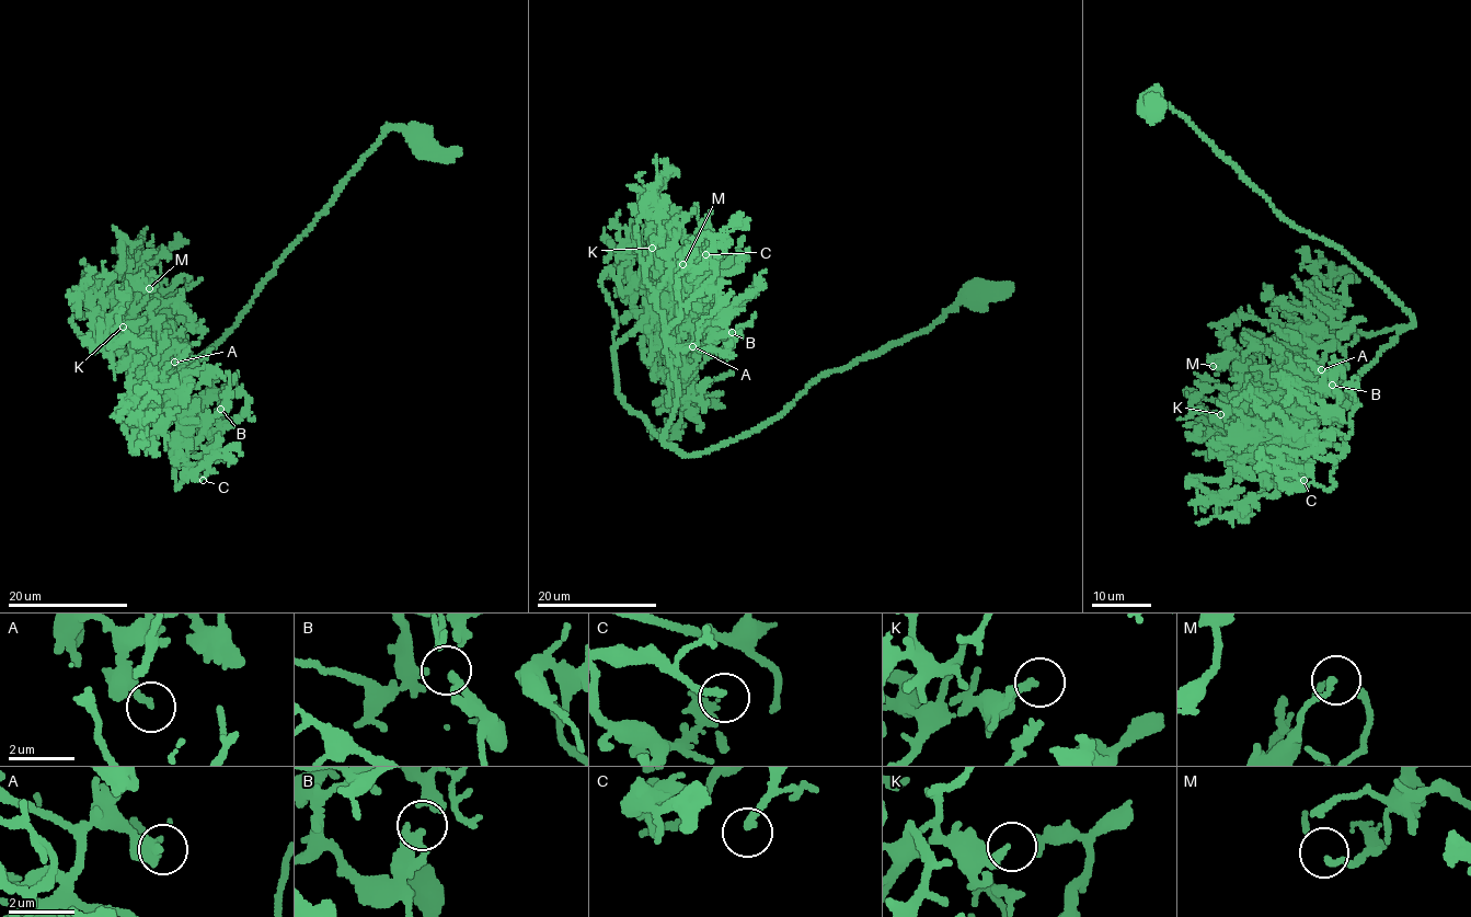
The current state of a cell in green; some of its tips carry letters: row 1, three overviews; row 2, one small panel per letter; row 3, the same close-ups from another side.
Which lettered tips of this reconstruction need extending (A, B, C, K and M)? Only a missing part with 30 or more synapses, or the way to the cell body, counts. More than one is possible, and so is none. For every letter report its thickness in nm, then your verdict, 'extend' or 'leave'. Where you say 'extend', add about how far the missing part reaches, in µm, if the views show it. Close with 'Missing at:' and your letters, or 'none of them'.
A: 160 nm | leave
B: 300 nm | leave
C: 240 nm | extend | 20 µm
K: 240 nm | leave
M: 170 nm | leave
Missing at: C

